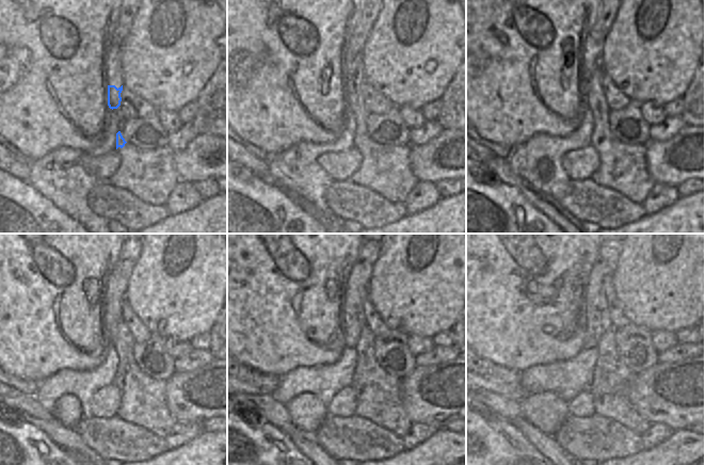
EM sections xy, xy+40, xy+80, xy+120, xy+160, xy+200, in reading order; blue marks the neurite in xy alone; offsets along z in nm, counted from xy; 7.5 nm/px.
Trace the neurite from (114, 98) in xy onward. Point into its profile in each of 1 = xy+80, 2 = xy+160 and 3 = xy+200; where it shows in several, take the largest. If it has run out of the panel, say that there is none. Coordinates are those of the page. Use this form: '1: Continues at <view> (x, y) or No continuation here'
1: Continues at xy+80 (595, 101)
2: Continues at xy+160 (367, 364)
3: Continues at xy+200 (608, 361).

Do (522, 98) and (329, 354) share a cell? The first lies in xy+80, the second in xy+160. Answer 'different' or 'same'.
same

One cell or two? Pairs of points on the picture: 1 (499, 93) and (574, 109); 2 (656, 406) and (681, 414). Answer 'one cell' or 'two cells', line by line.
1: one cell
2: one cell

